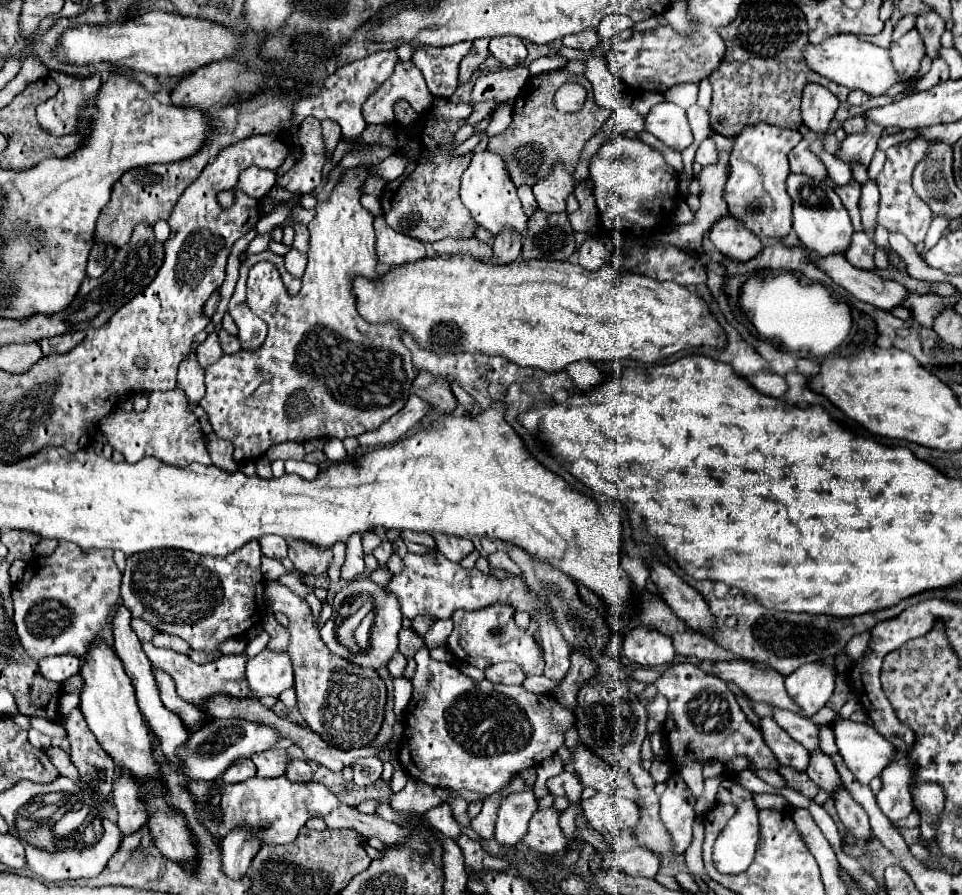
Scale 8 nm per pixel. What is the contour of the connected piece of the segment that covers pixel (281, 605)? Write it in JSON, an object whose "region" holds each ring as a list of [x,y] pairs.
{"region":[[[271,581],[265,587],[265,599],[273,611],[283,611],[289,617],[289,657],[295,671],[297,707],[307,727],[341,749],[369,745],[377,737],[385,717],[387,687],[381,677],[371,669],[357,669],[357,665],[349,665],[349,661],[341,661],[341,657],[329,653],[319,637],[317,625],[313,623],[309,605],[289,587]]]}

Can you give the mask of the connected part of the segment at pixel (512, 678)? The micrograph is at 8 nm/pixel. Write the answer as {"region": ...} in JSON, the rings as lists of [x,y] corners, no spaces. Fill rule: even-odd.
{"region":[[[499,663],[489,669],[485,669],[485,677],[493,683],[513,683],[521,685],[525,681],[525,673],[517,663]]]}

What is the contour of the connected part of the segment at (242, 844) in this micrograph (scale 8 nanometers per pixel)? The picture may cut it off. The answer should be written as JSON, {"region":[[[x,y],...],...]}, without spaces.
{"region":[[[239,825],[225,835],[221,849],[225,873],[229,873],[229,877],[241,879],[247,873],[257,851],[261,849],[261,841],[247,829],[247,825]]]}

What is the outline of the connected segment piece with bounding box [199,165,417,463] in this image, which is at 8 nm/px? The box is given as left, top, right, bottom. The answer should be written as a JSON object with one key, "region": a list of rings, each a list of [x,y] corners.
{"region":[[[361,165],[361,167],[351,167],[351,169],[345,169],[341,173],[341,179],[337,181],[337,185],[331,189],[327,201],[319,201],[317,207],[315,207],[315,217],[313,221],[309,223],[309,231],[311,231],[311,241],[309,241],[309,261],[307,261],[307,269],[303,273],[303,279],[301,279],[301,291],[297,295],[291,296],[287,293],[285,286],[282,282],[281,276],[275,267],[275,265],[268,261],[260,261],[255,264],[251,271],[249,271],[249,279],[247,279],[247,303],[251,307],[251,311],[255,315],[259,315],[267,325],[269,325],[269,335],[265,339],[265,343],[257,349],[257,351],[239,351],[235,354],[224,354],[215,365],[211,365],[209,369],[205,369],[205,387],[207,387],[207,393],[205,397],[199,401],[199,405],[205,409],[207,417],[209,417],[209,423],[215,431],[217,437],[221,439],[229,439],[235,447],[235,461],[255,461],[259,457],[265,455],[265,451],[275,445],[275,443],[283,443],[283,441],[297,441],[297,443],[305,443],[309,439],[319,439],[319,437],[337,437],[337,439],[345,439],[345,437],[357,437],[365,431],[373,431],[377,429],[379,425],[383,425],[387,419],[391,419],[391,415],[399,413],[409,395],[411,395],[411,385],[417,377],[417,373],[413,371],[413,365],[411,365],[411,353],[409,349],[401,343],[401,337],[399,337],[399,331],[393,327],[393,325],[371,325],[367,323],[355,309],[355,297],[351,293],[351,277],[355,275],[363,275],[363,277],[377,277],[377,255],[375,255],[375,231],[373,231],[373,213],[369,209],[365,209],[361,205],[361,195],[363,195],[363,185],[367,181],[367,177],[381,177],[385,181],[391,181],[391,179],[397,179],[401,175],[403,167],[395,167],[395,165]]]}

